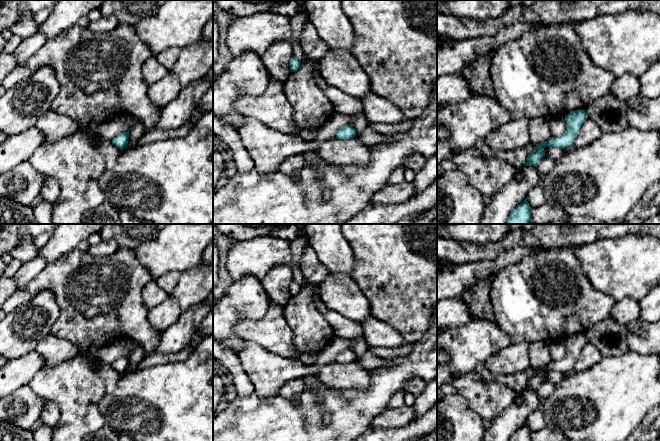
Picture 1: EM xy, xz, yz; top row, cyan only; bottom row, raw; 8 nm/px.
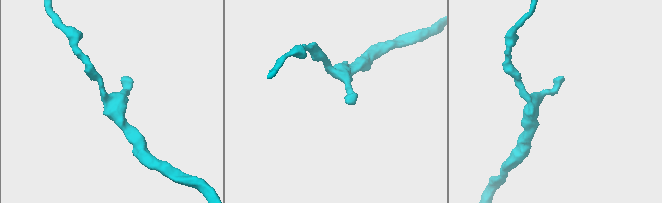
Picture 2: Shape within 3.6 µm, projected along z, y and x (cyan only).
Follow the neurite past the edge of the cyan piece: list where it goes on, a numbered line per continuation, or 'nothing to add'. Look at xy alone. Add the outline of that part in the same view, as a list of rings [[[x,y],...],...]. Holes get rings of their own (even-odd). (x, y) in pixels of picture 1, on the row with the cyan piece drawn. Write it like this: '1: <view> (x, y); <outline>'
nothing to add

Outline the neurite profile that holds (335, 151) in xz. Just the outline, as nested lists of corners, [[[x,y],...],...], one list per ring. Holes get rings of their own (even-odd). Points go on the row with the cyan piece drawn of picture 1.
[[[333,138],[314,149],[323,160],[332,164],[356,164],[366,167],[371,159],[369,147],[356,138]]]

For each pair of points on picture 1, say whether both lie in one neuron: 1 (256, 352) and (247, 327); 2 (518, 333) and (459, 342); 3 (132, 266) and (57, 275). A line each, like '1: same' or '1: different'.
1: different
2: different
3: same

